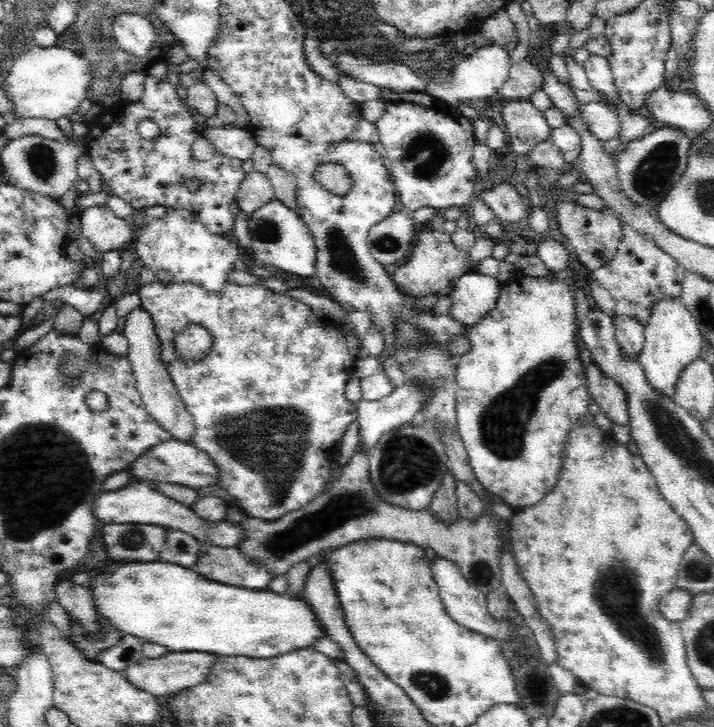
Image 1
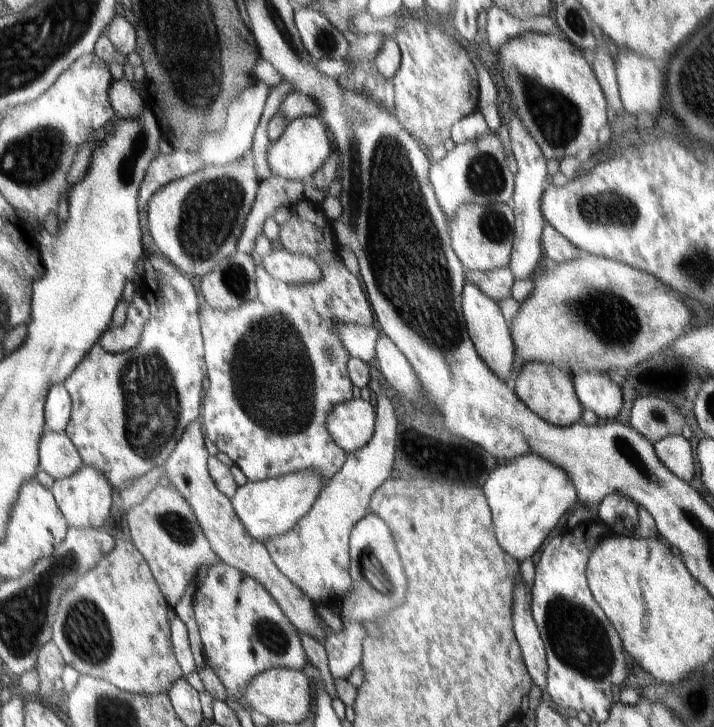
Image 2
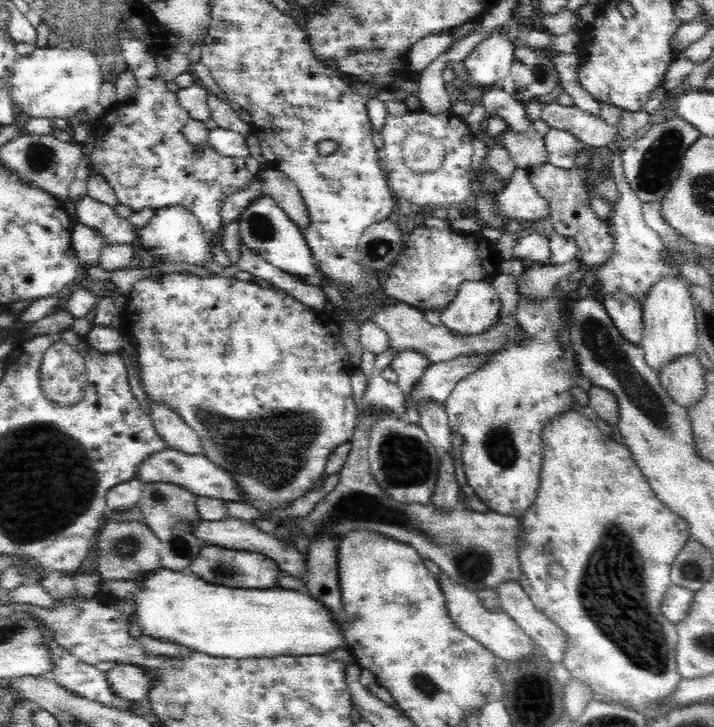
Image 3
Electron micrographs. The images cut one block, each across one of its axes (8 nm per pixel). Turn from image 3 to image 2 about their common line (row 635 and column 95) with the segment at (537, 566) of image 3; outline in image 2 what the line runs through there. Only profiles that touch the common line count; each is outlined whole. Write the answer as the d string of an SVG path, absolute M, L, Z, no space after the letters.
M118 540L115 548L95 568L79 575L73 587L63 592L51 627L51 640L60 650L65 664L80 675L110 682L119 689L135 694L168 692L169 687L183 676L171 644L168 608L148 562L134 544Z

